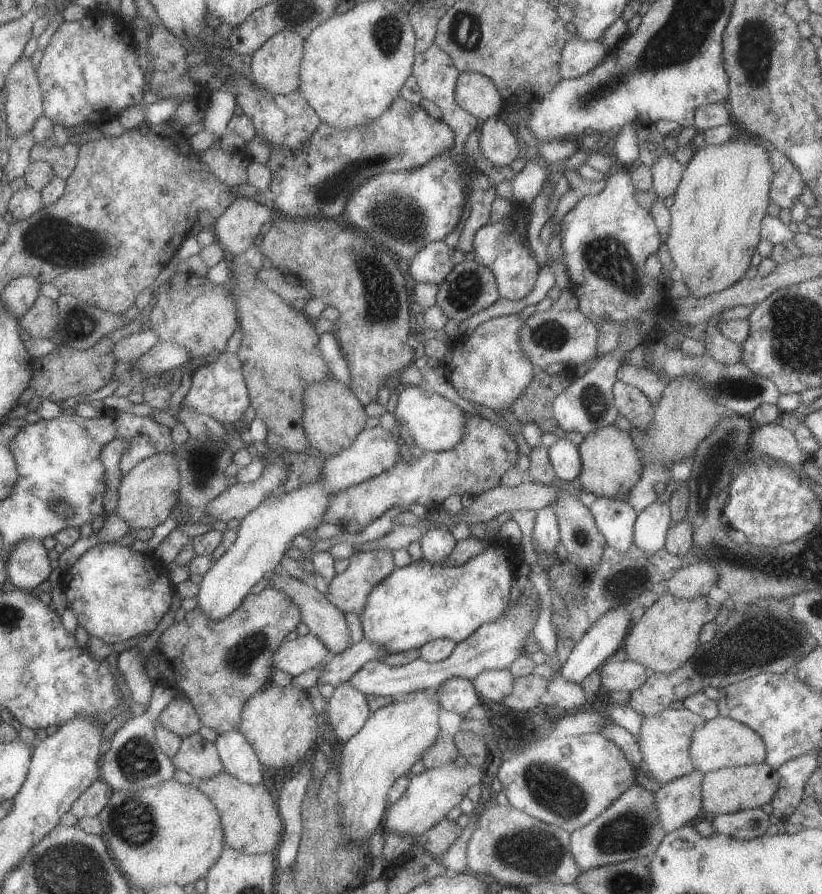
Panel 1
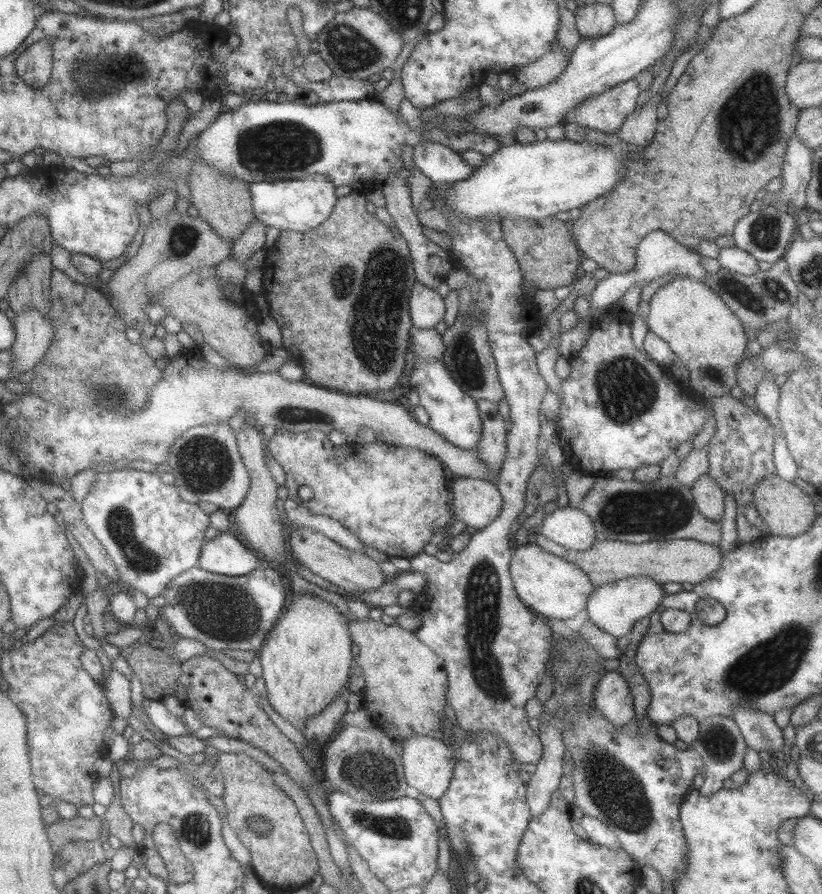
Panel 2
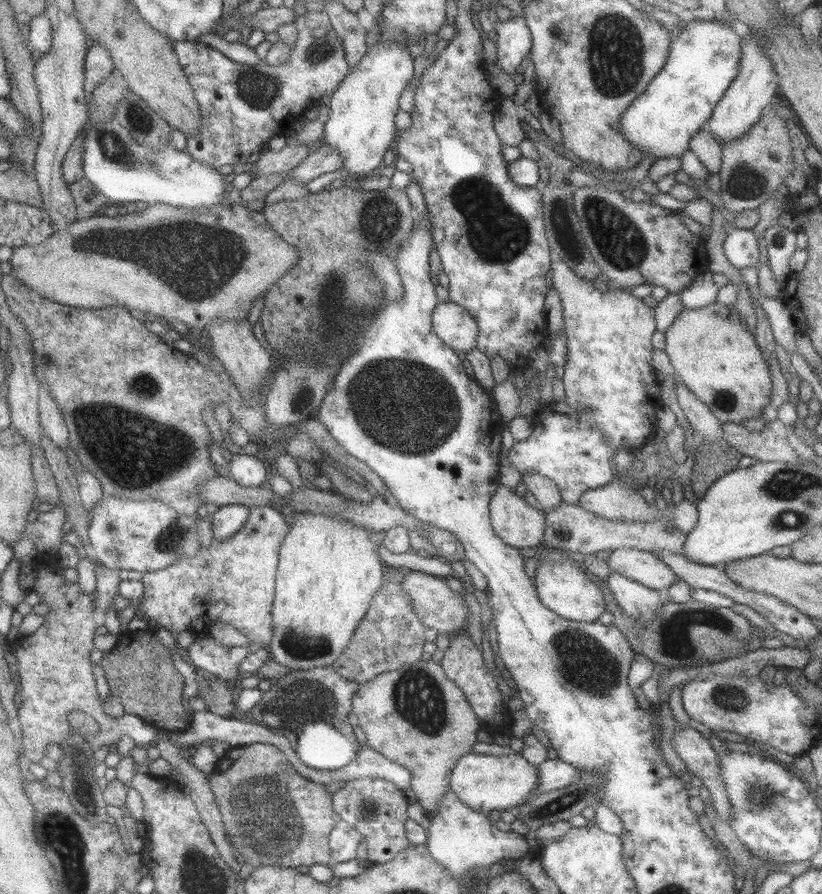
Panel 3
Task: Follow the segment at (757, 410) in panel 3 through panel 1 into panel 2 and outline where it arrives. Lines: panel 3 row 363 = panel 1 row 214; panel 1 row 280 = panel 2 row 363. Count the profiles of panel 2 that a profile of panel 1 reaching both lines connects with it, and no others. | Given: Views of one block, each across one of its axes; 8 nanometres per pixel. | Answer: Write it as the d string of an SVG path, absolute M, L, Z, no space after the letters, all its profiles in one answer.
M677 277L651 296L647 329L661 338L688 371L688 383L700 399L723 396L736 385L735 369L747 338L737 316L703 282Z

